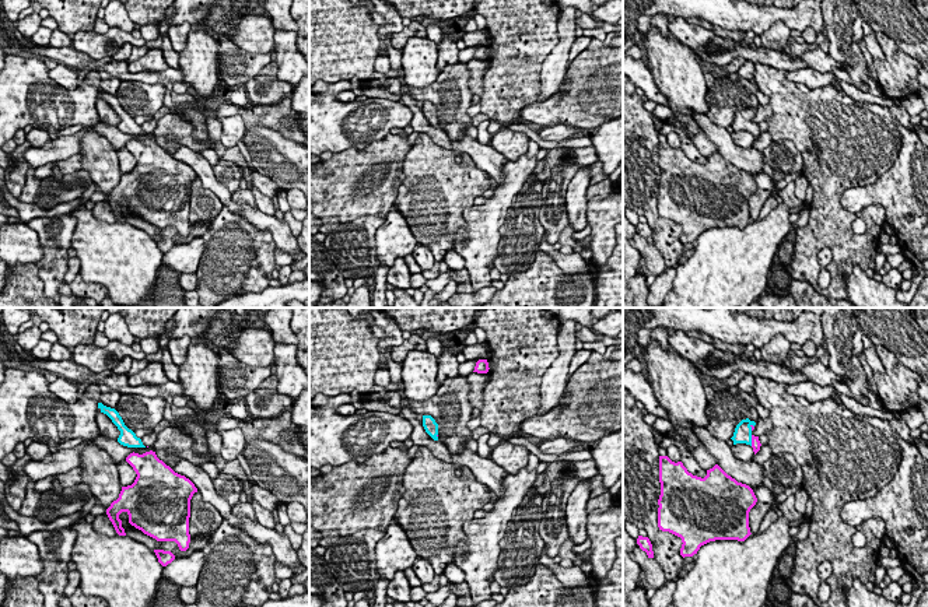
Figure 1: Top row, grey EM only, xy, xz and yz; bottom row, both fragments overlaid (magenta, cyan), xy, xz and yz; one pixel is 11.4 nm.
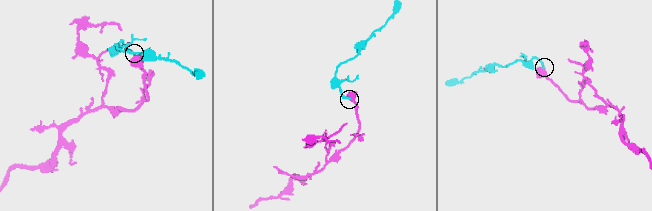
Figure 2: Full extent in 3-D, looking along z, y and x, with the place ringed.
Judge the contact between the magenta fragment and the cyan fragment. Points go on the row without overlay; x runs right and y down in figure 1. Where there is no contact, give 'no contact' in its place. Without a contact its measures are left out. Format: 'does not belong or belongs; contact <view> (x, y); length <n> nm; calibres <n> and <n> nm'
belongs; contact yz (752, 127); length 130 nm; calibres 100 and 200 nm

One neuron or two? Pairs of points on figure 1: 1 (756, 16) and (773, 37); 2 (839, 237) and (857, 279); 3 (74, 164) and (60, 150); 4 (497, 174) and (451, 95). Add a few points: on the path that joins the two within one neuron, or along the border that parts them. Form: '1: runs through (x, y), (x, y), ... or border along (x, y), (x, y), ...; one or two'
1: border along (790, 28), (781, 21), (776, 21), (760, 35); two
2: border along (858, 265), (844, 277), (846, 293); two
3: border along (77, 153), (37, 167); two
4: border along (438, 126), (451, 139), (465, 136); two

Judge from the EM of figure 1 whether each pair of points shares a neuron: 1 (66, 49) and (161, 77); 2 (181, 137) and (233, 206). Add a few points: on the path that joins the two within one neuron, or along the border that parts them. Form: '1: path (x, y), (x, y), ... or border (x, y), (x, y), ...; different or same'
1: path (90, 63), (109, 65), (126, 76), (137, 76); same
2: border (199, 151), (178, 147), (171, 154); different

